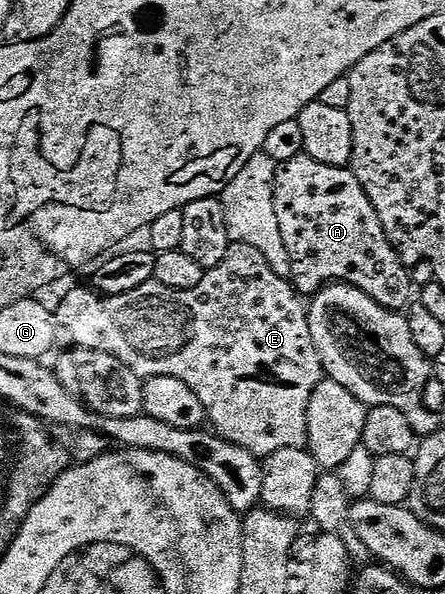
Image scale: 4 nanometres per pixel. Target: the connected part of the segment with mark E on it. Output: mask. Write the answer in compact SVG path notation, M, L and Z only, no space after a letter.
M233 243L230 244L227 255L223 255L223 263L219 263L213 269L206 269L199 287L191 287L191 291L171 291L171 287L163 287L163 283L154 280L143 283L143 287L135 287L135 291L127 291L123 295L111 295L110 297L89 287L73 289L58 303L57 309L55 305L55 324L57 336L62 342L66 341L64 343L66 346L109 353L127 367L131 367L131 371L135 371L137 376L142 379L174 377L187 383L187 387L191 387L191 391L195 391L195 395L199 395L199 403L203 403L206 418L211 425L213 421L212 428L220 436L224 437L226 441L243 447L254 457L264 459L280 449L294 448L302 440L309 397L323 379L319 353L315 349L315 343L312 342L311 327L308 326L307 309L303 303L301 306L300 300L302 301L302 298L292 284L286 278L275 275L271 263L267 263L267 259L263 259L263 251L255 251L255 247L250 245Z

